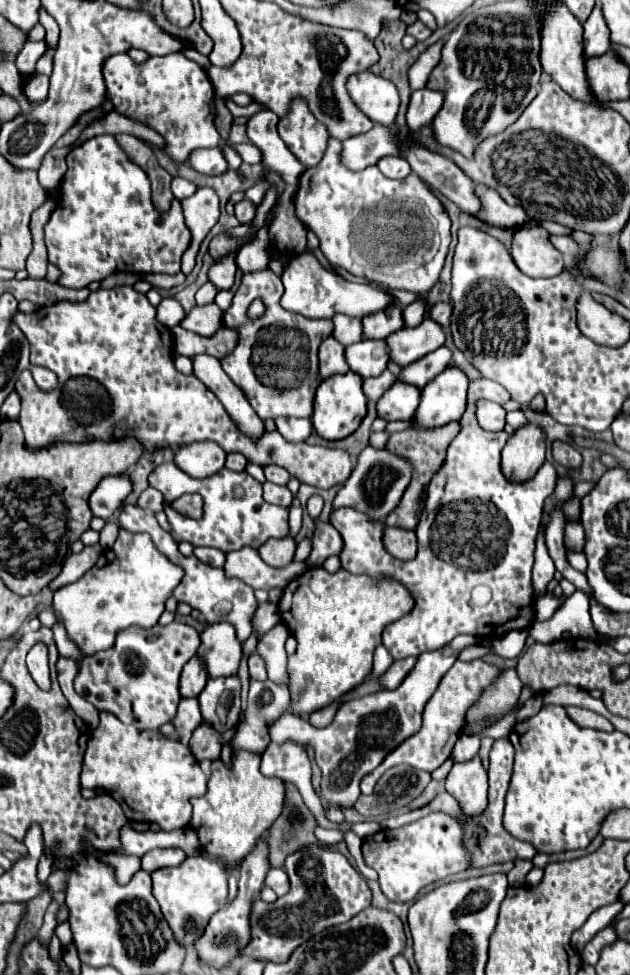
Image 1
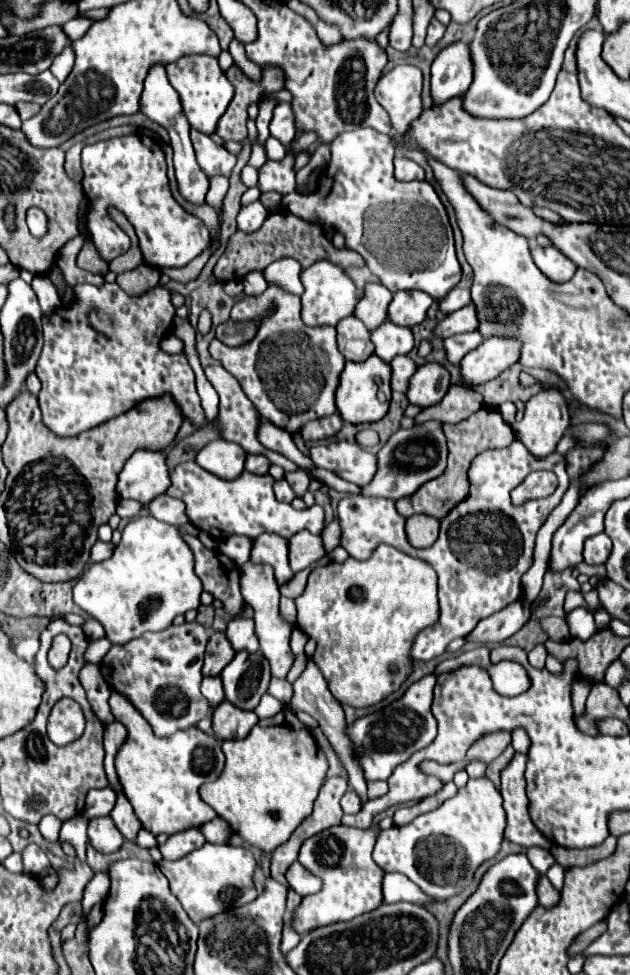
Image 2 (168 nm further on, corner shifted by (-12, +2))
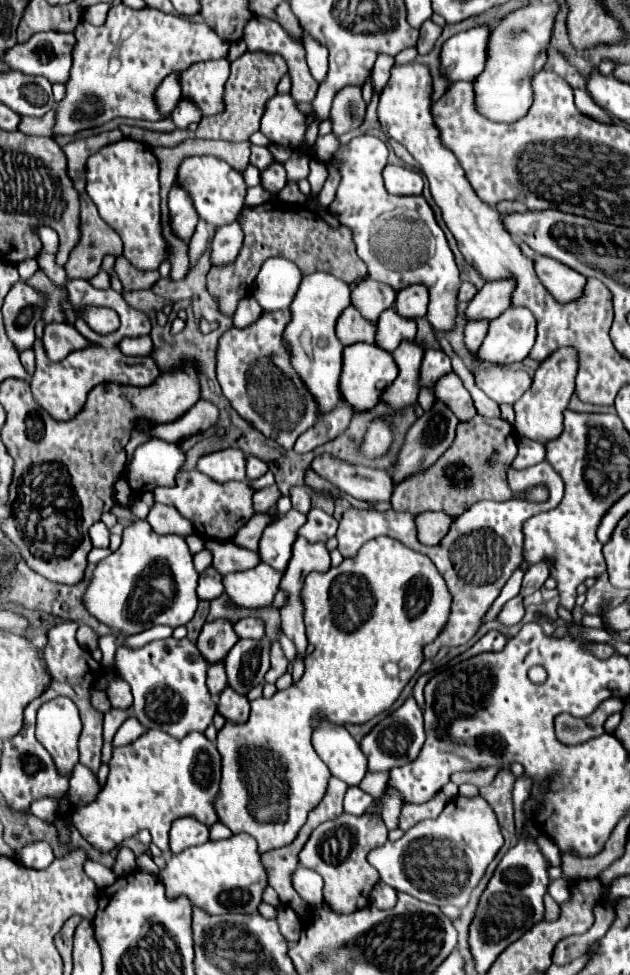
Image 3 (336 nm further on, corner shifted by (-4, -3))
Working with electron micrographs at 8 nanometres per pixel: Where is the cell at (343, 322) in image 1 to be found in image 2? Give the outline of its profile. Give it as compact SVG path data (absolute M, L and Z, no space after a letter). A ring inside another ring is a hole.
M367 285L365 297L355 307L355 317L365 323L369 331L377 329L387 319L387 305L391 303L393 293L383 285Z

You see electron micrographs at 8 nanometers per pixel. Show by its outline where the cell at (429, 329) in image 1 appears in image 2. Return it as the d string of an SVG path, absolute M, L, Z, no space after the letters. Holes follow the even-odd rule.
M467 305L455 313L449 313L445 319L441 319L435 329L433 335L437 339L447 339L459 333L469 333L477 329L477 317L475 317L475 305Z

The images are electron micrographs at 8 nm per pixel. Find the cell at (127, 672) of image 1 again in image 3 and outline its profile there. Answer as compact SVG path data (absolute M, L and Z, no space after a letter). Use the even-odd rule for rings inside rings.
M187 638L155 640L137 650L127 648L123 640L119 640L115 668L133 690L135 716L143 726L163 730L175 738L183 738L189 732L205 732L213 722L217 704L211 700L209 688L205 684L209 664Z

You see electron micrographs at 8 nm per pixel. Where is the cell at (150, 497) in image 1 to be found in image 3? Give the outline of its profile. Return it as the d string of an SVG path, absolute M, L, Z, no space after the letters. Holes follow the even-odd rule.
M153 504L153 508L147 514L147 522L159 534L179 534L179 536L193 534L193 522L185 520L173 506Z

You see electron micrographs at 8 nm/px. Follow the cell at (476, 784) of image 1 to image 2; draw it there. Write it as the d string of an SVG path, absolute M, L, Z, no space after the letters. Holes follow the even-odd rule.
M487 777L469 779L467 785L461 787L453 799L447 799L435 811L425 813L407 825L401 827L393 825L387 831L379 831L373 849L373 861L383 871L397 871L407 875L425 895L433 899L447 899L451 895L461 893L471 883L475 869L483 861L495 857L503 841L503 829L505 829L505 809L503 809L503 799L499 789Z

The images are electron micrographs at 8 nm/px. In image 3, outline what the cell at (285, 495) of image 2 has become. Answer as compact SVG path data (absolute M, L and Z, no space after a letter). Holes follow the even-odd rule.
M269 486L269 488L263 488L263 490L257 490L253 494L253 508L257 508L257 512L265 512L269 508L273 508L279 500L281 492L277 486Z

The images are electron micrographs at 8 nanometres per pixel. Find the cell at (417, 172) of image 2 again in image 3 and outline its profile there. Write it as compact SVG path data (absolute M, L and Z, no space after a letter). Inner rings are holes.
M387 164L383 170L385 190L393 196L421 196L423 194L423 178L419 172Z

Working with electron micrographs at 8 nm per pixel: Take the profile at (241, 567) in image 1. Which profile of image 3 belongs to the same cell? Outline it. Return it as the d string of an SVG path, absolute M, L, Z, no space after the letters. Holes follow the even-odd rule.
M289 510L279 520L269 524L259 542L261 560L273 566L275 570L283 572L291 558L291 546L303 524L305 524L305 516L297 510Z

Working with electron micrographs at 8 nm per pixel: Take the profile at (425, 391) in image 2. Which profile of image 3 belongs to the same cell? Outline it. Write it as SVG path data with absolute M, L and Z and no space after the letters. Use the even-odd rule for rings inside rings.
M427 350L421 364L421 386L433 386L443 374L451 372L451 360L443 350Z

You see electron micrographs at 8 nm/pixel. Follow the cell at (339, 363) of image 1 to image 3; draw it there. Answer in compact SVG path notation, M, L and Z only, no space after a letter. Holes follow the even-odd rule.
M349 304L349 308L345 308L337 320L337 336L345 346L351 346L355 342L375 342L375 330L375 322L361 316L353 304Z

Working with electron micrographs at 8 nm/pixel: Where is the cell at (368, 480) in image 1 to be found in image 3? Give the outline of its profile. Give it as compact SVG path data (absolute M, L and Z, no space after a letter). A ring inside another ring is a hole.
M435 400L433 402L433 408L427 410L407 432L405 436L405 444L401 448L401 454L399 454L399 462L395 466L395 472L393 472L393 480L395 482L401 482L405 480L407 476L411 476L413 472L423 472L427 470L453 442L455 438L455 426L459 424L457 416L441 402L441 400Z

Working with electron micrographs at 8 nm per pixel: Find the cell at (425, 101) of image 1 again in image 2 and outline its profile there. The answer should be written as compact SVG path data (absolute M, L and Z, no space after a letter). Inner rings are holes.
M457 41L445 47L431 65L431 99L445 103L463 95L473 81L473 65L469 59L469 45Z

